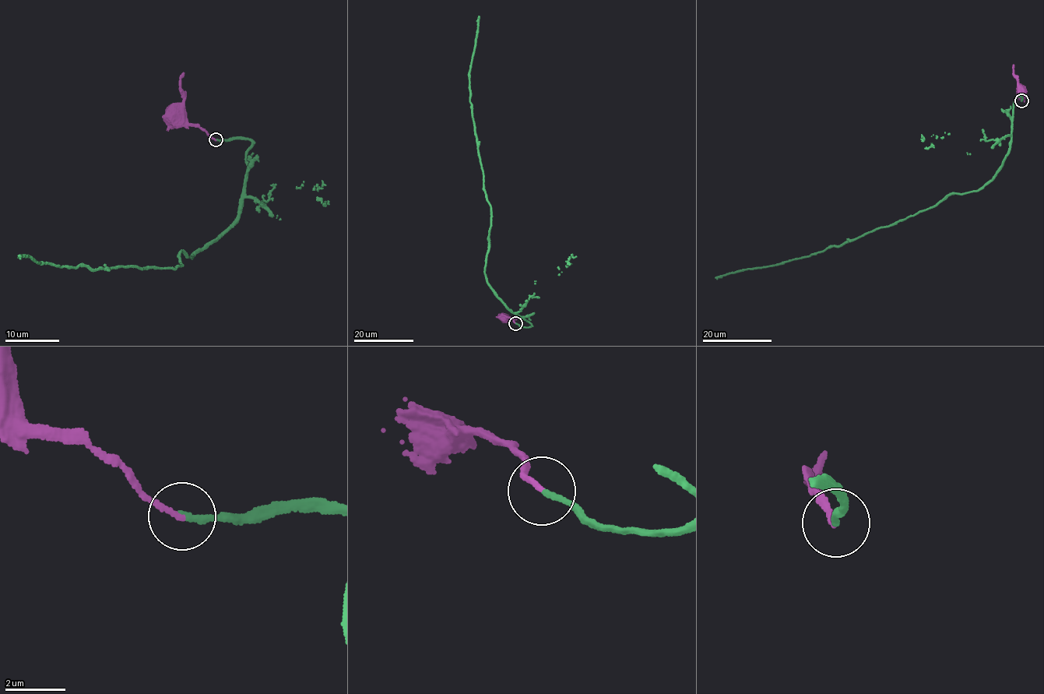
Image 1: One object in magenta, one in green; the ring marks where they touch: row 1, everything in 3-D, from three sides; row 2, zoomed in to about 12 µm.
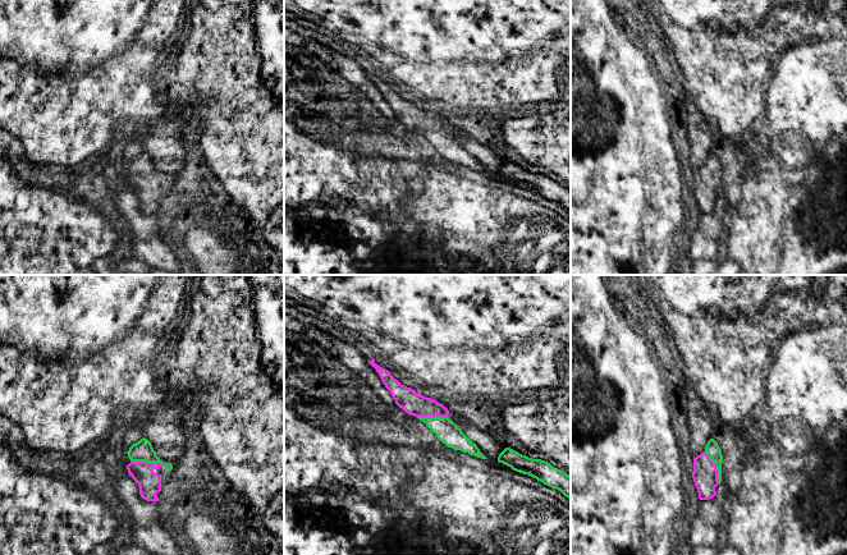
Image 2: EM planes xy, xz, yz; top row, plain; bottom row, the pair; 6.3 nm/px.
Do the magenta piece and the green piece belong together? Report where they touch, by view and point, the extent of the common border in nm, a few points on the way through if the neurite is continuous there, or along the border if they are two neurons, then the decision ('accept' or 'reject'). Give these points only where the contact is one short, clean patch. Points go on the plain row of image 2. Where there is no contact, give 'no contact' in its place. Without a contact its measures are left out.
xy (147, 177) | 220 nm | across xy (150, 197), (147, 193), (147, 177), (142, 170), (142, 164) | accept

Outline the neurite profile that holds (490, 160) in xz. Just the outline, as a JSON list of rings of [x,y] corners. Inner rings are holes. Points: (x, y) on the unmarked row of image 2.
[[[449,127],[448,132],[453,134],[472,156],[477,159],[487,174],[493,175],[500,182],[513,184],[511,180],[498,175],[499,168],[507,161],[502,153],[481,145],[473,137],[468,136],[461,129]]]

